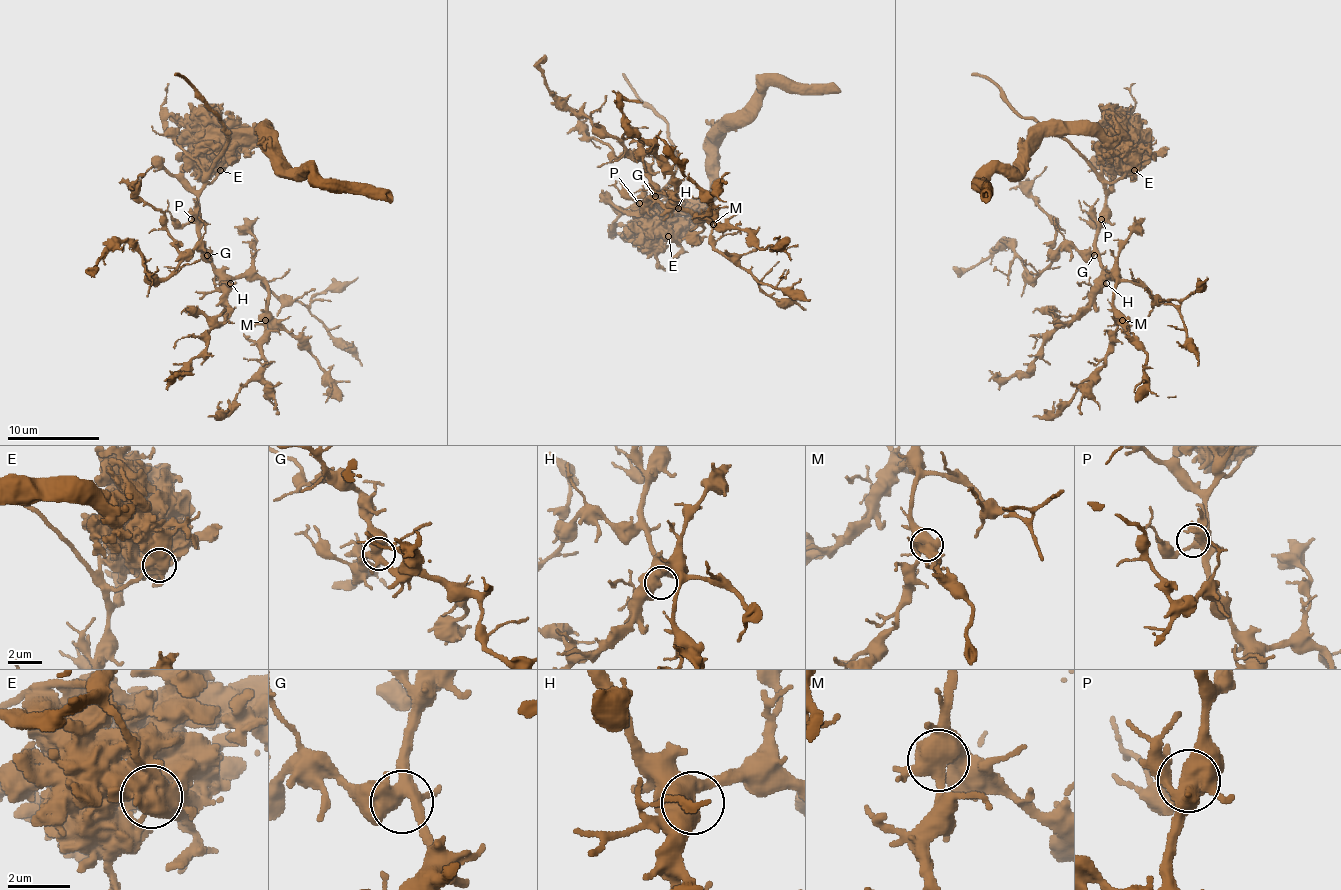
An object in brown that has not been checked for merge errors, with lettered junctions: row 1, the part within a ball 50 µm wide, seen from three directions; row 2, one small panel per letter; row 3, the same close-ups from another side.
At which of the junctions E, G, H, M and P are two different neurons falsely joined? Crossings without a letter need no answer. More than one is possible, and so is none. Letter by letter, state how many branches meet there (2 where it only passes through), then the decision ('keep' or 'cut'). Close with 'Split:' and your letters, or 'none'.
E: 4 | cut
G: 4 | keep
H: 2 | keep
M: 4 | keep
P: 4 | keep
Split: E

